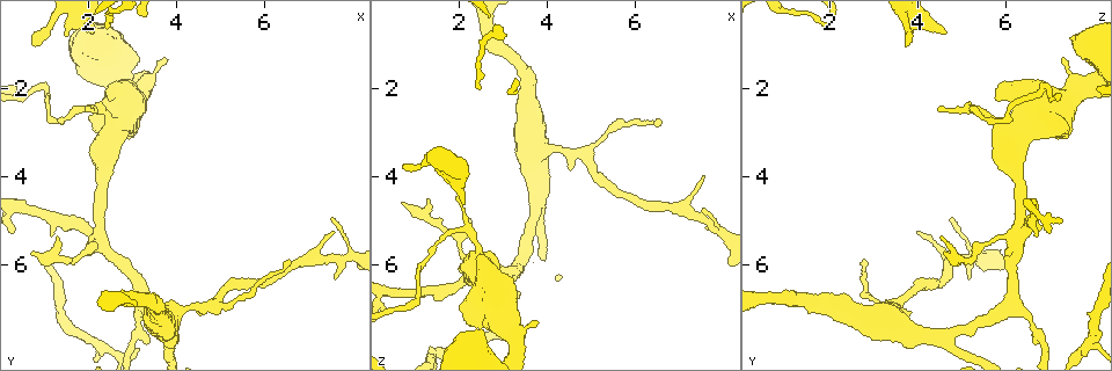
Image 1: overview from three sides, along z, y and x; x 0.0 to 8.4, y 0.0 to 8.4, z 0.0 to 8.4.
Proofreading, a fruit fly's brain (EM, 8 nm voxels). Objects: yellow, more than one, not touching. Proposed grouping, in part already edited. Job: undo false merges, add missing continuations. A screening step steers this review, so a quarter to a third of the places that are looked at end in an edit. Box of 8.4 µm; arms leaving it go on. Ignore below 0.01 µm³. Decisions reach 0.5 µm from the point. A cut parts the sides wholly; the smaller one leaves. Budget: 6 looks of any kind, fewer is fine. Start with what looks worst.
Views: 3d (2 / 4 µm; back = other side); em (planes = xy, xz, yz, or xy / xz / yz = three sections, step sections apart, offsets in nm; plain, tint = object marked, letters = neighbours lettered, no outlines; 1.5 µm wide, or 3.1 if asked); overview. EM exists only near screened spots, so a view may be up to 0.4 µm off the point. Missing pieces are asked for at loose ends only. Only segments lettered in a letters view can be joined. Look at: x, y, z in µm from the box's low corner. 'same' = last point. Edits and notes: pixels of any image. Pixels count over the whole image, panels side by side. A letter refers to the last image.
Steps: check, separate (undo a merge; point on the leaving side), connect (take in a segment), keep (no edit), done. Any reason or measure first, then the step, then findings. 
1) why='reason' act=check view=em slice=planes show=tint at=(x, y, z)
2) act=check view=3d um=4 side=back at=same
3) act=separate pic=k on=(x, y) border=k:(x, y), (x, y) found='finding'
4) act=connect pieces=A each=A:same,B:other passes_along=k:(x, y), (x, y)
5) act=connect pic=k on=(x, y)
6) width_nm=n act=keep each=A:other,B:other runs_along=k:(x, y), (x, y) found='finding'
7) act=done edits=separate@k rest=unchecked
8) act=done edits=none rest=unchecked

why='free end' act=check view=em slice=planes show=letters at=(1.50, 0.80, 3.85)

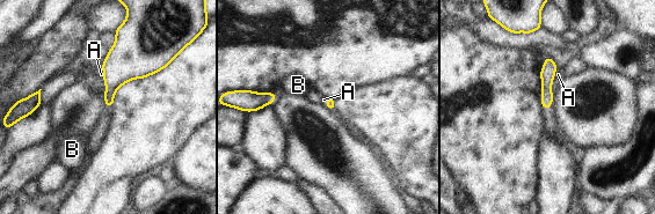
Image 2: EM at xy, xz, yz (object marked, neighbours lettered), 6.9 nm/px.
longest_contact=A:160nm act=connect pic=2 on=(558, 74) each=A:same,B:other passes_along=2:(548, 69), (552, 82), (558, 74) found='it goes on there'

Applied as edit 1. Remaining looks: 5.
why='branch stops here' act=check view=em slice=planes show=tint at=(6.60, 5.85, 2.75)

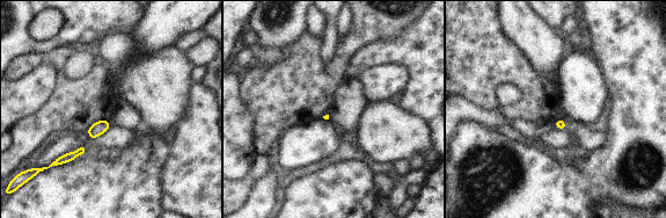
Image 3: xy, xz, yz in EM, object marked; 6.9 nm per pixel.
why='see the neighbours' act=check view=em slice=planes show=letters at=same

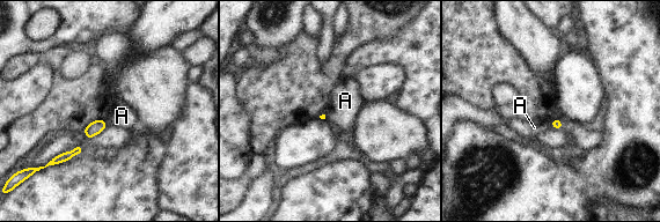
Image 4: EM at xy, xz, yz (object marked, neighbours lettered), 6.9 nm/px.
longest_contact=A:90nm act=keep each=A:other found='none of them fits'

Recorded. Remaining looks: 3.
why='abrupt turn' act=check view=em slice=planes show=tint at=(2.15, 2.50, 5.20)

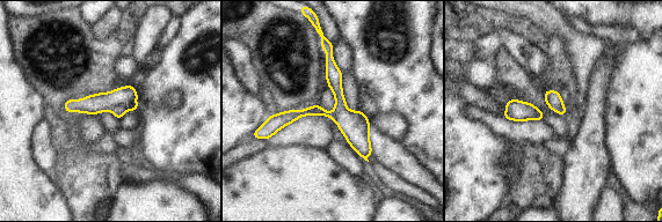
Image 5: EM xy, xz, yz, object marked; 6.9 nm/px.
act=check view=em slice=planes show=letters at=same

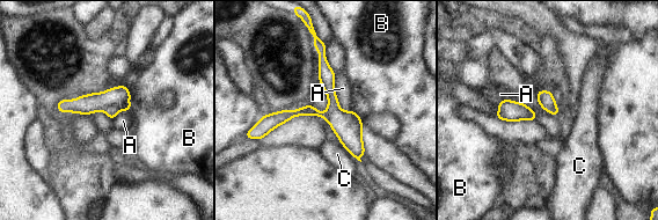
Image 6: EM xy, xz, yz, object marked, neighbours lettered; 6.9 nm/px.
act=separate pic=6 on=(119, 96) each=A:other,B:other,C:other part_leaving=6:(126, 93), (88, 104), (60, 105) found='two neurons meet here'

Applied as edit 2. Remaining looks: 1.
act=done edits=connect@2,separate@6 rest=unchecked

